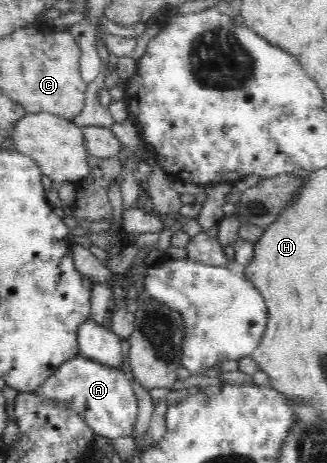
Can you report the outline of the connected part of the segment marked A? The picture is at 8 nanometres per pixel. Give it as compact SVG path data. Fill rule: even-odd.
M81 355L59 365L55 373L51 373L51 377L47 377L33 394L41 396L44 401L66 405L70 411L82 415L97 437L113 441L130 437L138 419L138 400L127 375L119 368L103 365Z

